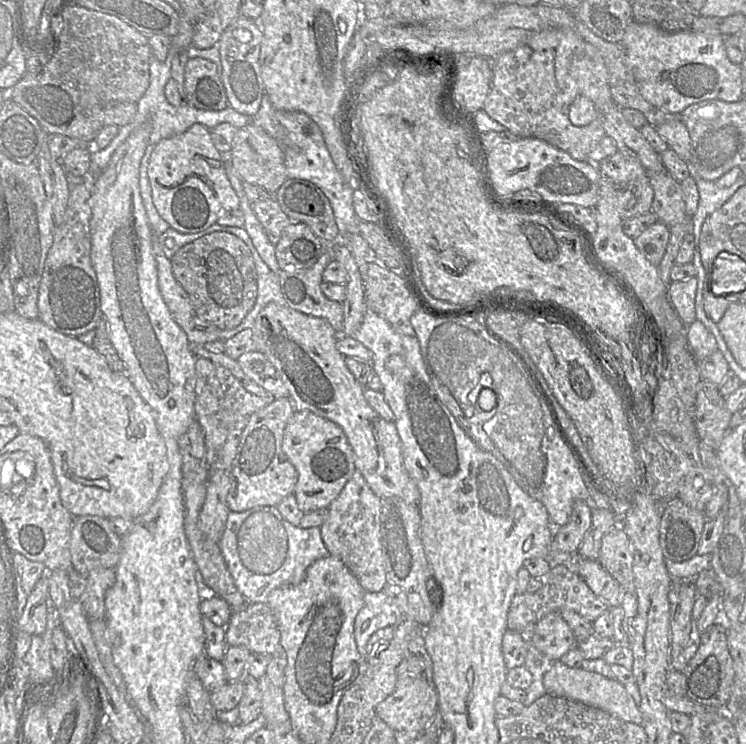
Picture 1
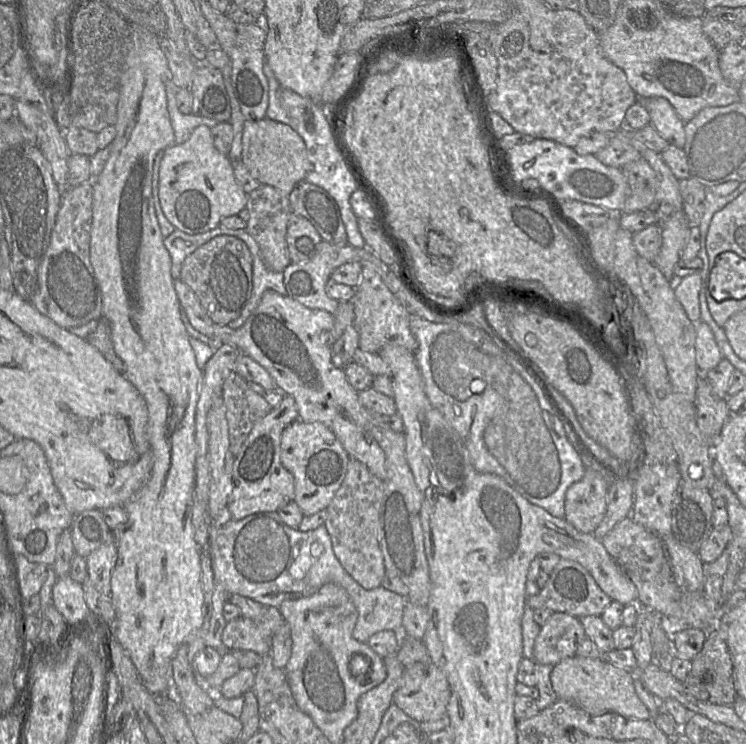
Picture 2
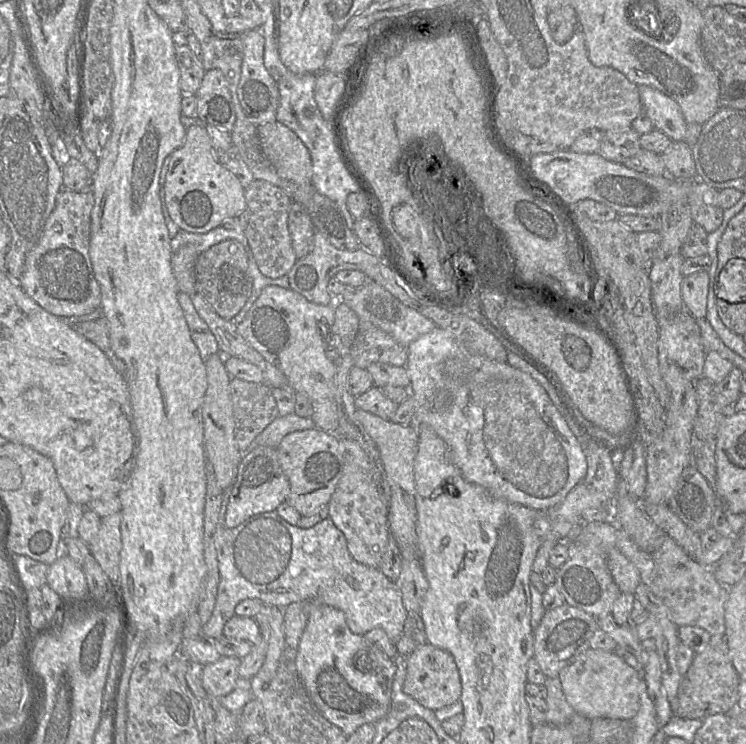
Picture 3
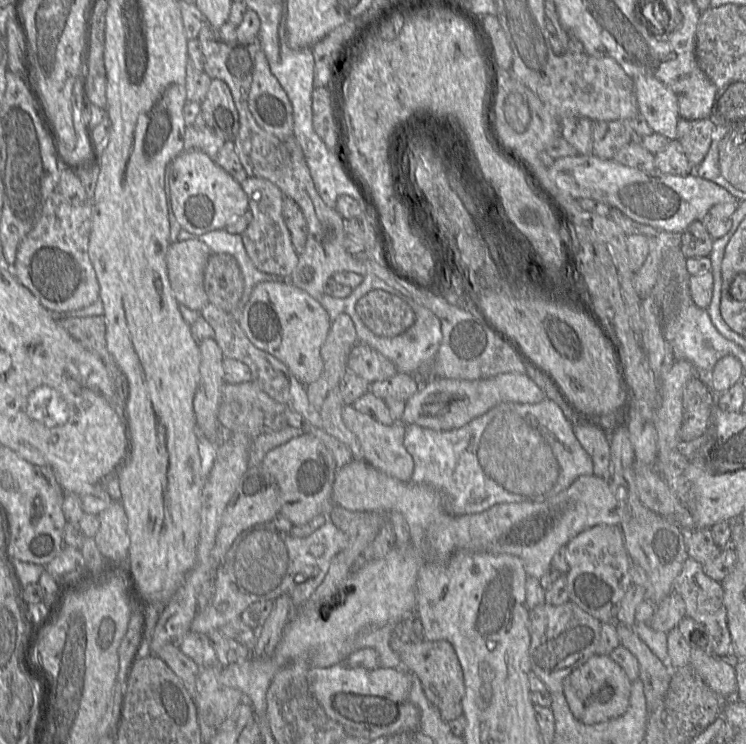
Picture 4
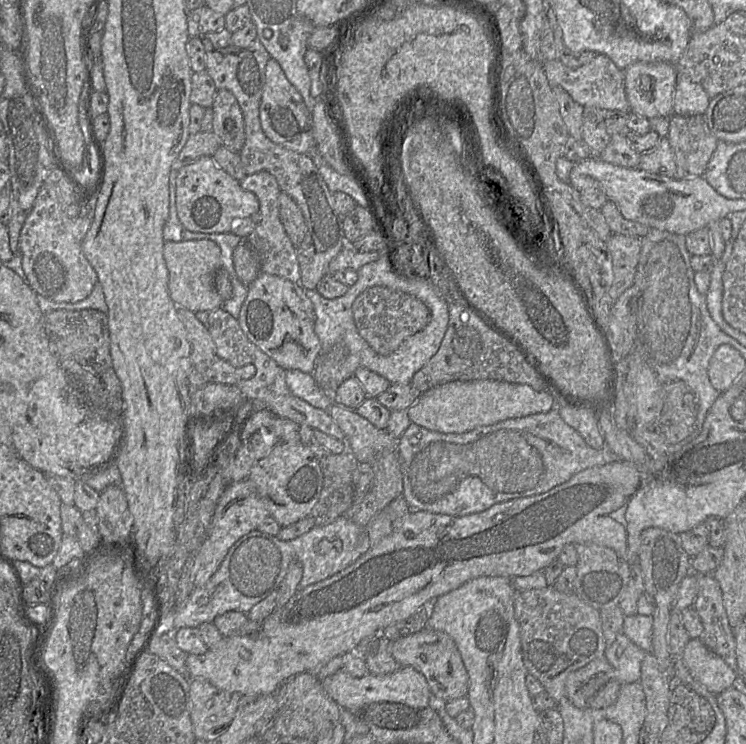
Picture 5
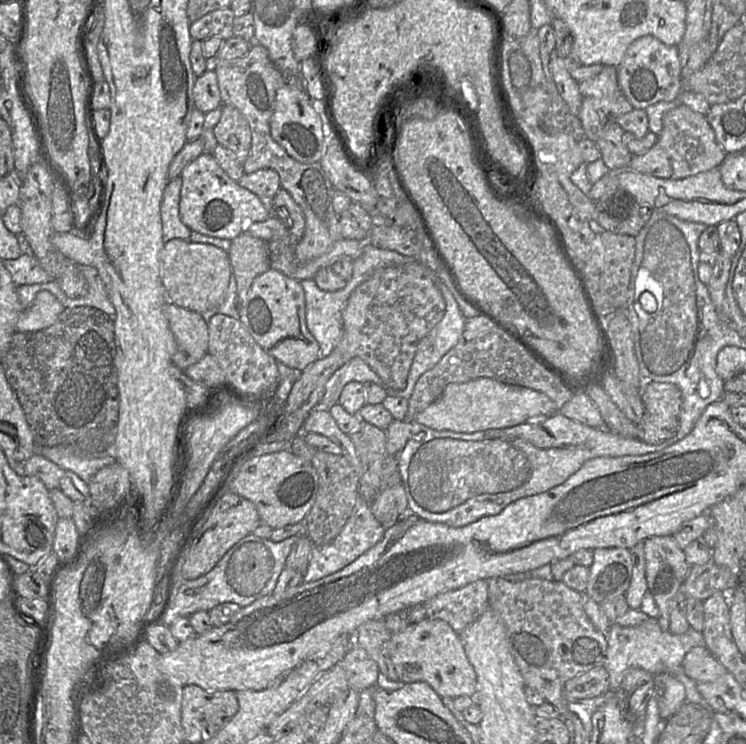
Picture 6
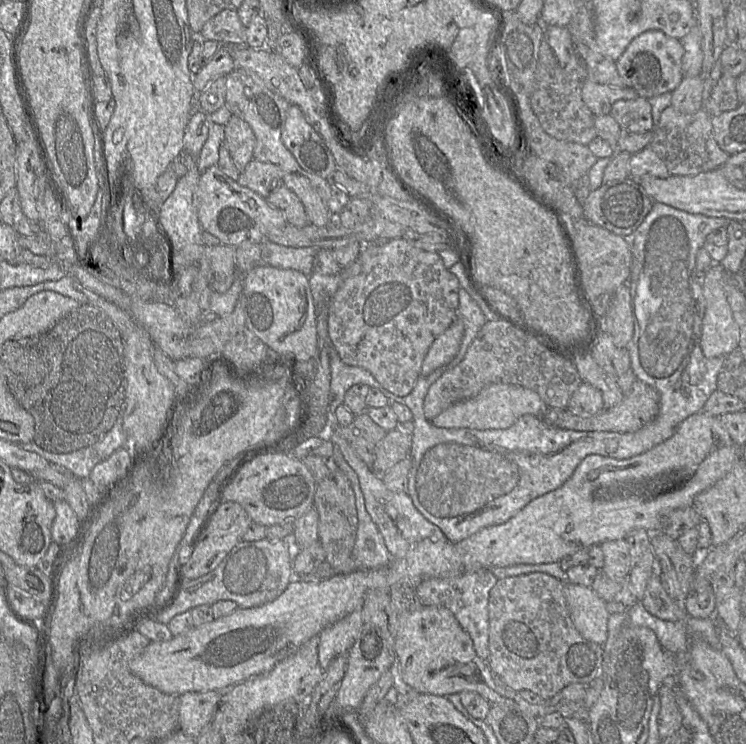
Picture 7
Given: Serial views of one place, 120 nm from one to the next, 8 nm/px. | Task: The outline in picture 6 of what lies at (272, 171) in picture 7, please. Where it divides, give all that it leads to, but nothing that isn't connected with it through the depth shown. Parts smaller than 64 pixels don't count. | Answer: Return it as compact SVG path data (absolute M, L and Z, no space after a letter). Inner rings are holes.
M260 169L251 174L245 174L237 182L248 189L262 202L265 209L273 213L273 200L280 187L279 175L272 169Z

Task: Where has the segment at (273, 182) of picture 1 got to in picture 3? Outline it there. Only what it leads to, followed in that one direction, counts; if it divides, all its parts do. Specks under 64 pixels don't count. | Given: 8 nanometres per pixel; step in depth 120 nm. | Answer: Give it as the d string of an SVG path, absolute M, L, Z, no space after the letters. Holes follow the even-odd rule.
M275 120L257 126L257 135L262 153L280 177L298 184L311 182L310 152L290 128Z

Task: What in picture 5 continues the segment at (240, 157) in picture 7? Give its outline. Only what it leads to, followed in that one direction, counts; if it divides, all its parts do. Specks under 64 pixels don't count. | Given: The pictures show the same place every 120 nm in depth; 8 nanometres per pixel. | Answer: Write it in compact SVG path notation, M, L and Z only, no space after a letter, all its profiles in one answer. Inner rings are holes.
M217 90L212 104L212 132L229 150L239 153L245 142L244 120L235 96L228 90Z

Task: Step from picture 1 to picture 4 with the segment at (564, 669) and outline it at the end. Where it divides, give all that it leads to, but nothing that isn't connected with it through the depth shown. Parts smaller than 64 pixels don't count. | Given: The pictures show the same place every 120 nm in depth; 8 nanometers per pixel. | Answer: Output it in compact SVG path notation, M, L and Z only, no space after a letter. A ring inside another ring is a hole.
M595 654L574 669L563 681L563 693L576 719L584 724L596 724L623 715L629 706L632 681L609 656Z

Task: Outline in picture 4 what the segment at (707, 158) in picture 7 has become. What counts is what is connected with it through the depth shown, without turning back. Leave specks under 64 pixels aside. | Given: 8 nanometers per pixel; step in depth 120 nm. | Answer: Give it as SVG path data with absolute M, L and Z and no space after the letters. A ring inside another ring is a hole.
M680 118L677 123L677 140L693 168L705 158L711 142L715 124L711 119L686 120Z

